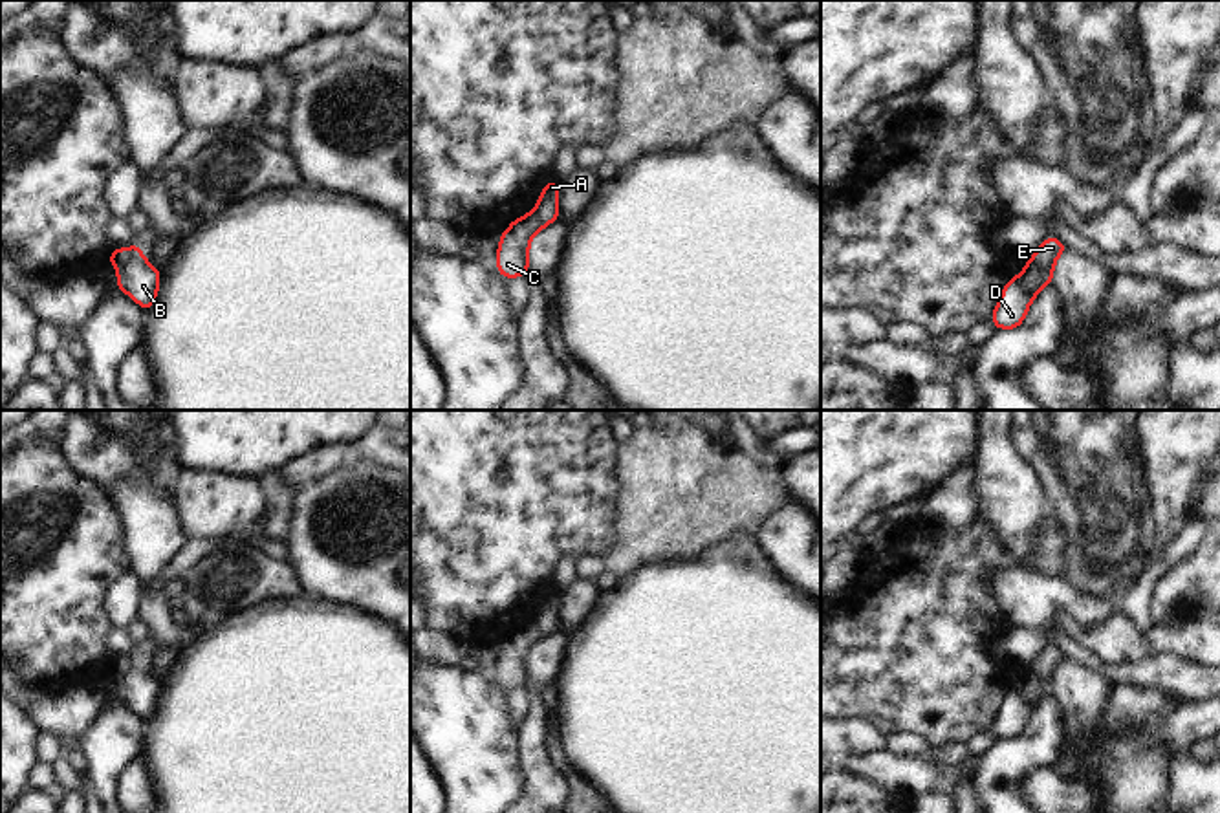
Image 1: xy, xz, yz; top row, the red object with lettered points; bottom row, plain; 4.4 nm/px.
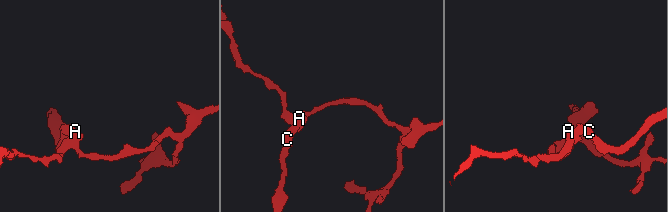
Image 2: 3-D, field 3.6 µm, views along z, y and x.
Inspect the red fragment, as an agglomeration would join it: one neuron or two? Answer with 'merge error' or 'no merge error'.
merge error

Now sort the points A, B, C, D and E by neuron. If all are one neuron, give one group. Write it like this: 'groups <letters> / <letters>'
groups A B D / C E

